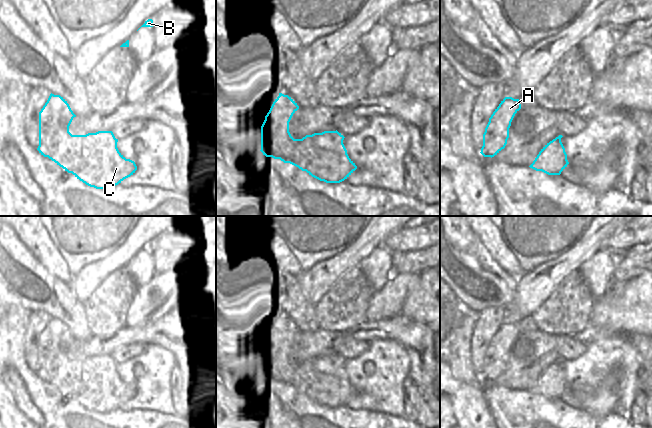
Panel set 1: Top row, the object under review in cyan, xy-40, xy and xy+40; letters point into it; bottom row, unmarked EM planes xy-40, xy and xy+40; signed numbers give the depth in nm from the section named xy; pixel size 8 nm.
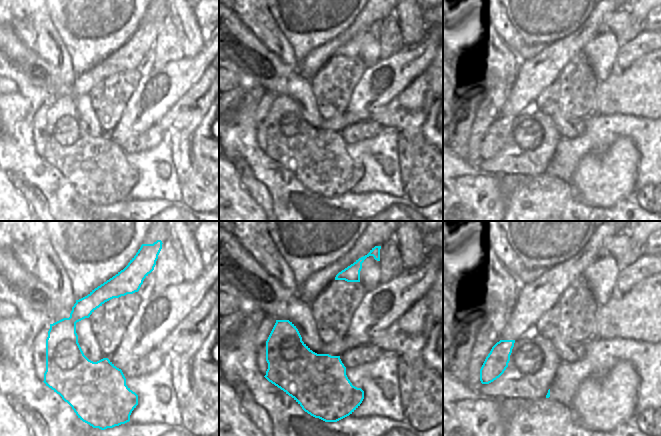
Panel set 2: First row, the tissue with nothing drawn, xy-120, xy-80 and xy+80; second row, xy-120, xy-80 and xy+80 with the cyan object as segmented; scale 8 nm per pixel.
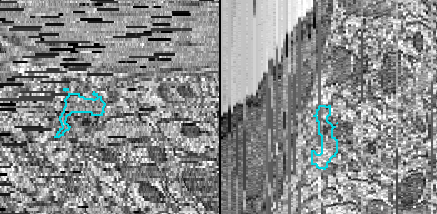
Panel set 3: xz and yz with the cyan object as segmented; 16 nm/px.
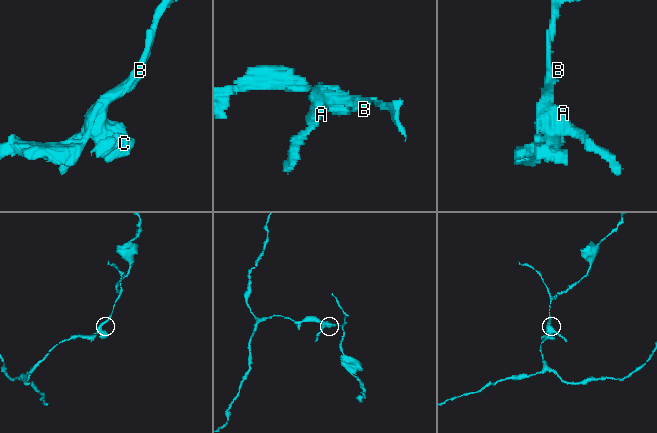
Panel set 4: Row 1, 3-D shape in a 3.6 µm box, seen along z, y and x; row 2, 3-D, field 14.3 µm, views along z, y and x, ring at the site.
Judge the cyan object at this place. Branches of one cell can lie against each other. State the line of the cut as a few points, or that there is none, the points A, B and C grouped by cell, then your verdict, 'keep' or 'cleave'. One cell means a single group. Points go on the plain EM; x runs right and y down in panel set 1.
cut none; groups A B C; keep

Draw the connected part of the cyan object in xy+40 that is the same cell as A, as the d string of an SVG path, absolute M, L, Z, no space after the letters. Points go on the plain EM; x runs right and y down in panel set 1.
M505 321L495 333L483 358L481 378L494 381L505 372L509 362L509 352L515 338L521 333L519 323Z

